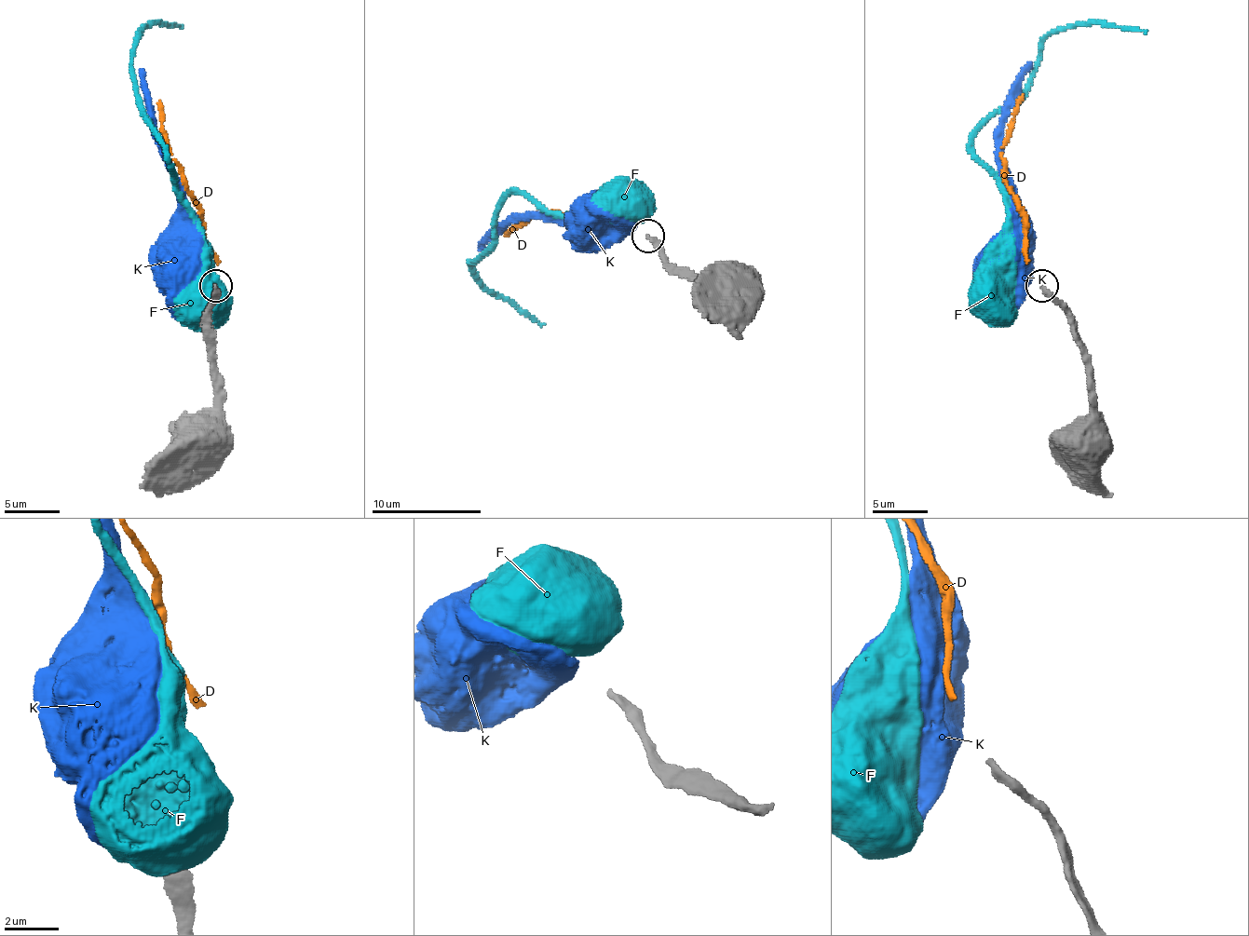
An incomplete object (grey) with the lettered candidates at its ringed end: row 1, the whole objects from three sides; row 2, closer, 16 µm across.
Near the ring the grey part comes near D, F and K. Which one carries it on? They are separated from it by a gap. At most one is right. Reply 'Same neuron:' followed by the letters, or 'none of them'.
Same neuron: D

